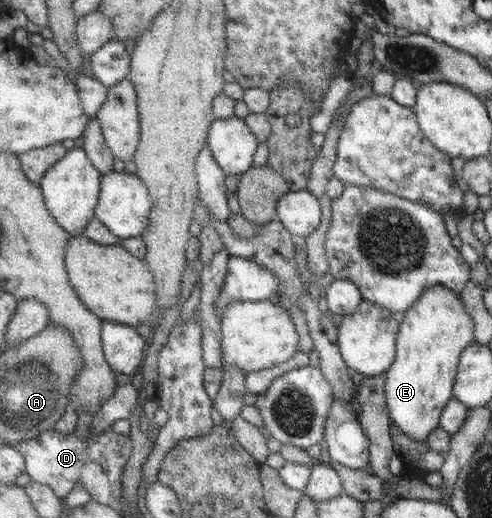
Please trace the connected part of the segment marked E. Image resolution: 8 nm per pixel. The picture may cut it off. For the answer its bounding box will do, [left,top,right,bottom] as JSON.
[384,286,473,442]

